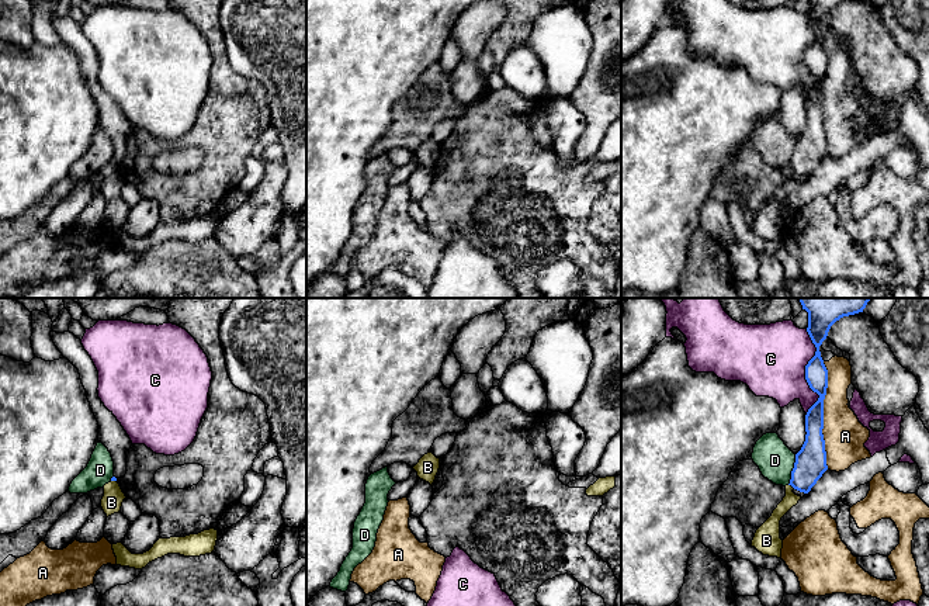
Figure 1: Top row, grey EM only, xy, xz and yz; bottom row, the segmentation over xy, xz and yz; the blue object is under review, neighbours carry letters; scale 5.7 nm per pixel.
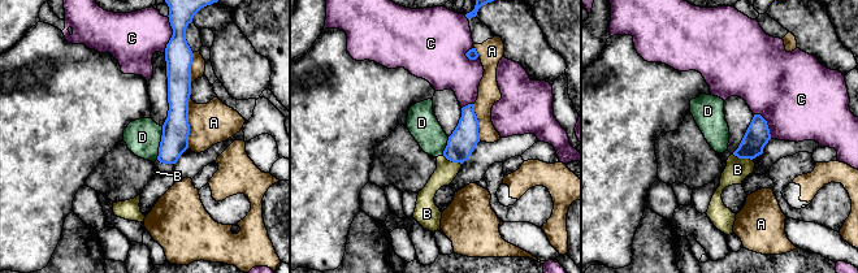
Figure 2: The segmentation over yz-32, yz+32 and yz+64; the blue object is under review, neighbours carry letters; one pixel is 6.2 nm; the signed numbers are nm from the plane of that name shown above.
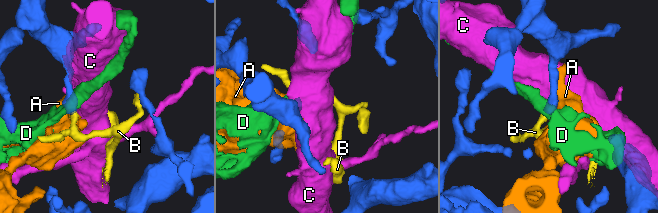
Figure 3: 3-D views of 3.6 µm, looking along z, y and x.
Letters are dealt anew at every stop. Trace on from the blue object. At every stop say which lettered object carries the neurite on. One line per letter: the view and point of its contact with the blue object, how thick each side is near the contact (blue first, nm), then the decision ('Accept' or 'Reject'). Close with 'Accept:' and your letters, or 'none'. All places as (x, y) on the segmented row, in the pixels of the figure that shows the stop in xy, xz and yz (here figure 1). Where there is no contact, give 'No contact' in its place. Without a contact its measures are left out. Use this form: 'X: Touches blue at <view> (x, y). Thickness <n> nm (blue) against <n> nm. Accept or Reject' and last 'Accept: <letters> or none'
A: Touches blue at yz (822, 415). Thickness 160 nm (blue) against 240 nm. Reject
B: Touches blue at yz (791, 485). Thickness 180 nm (blue) against 80 nm. Reject
C: Touches blue at yz (806, 373). Thickness 130 nm (blue) against 400 nm. Reject
D: Touches blue at yz (793, 470). Thickness 180 nm (blue) against 200 nm. Reject
Accept: none

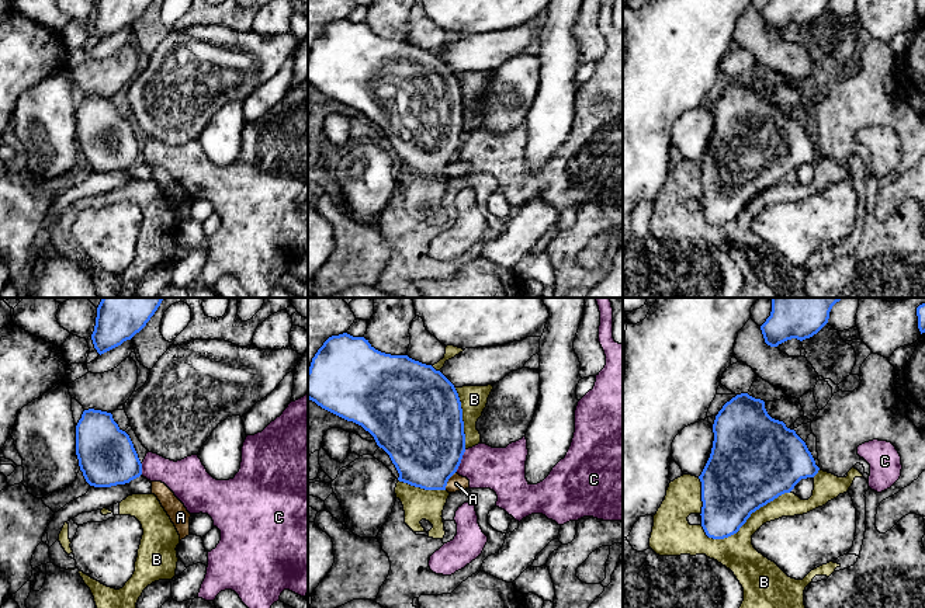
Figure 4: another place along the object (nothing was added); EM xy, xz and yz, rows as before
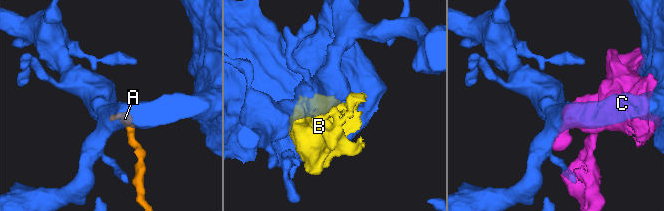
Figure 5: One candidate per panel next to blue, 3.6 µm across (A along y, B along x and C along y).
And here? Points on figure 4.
A: Touches blue at xz (447, 480). Thickness 440 nm (blue) against 90 nm. Accept
B: Touches blue at yz (745, 521). Thickness 400 nm (blue) against 200 nm. Reject
C: Touches blue at xz (460, 461). Thickness 460 nm (blue) against 260 nm. Reject
Accept: A

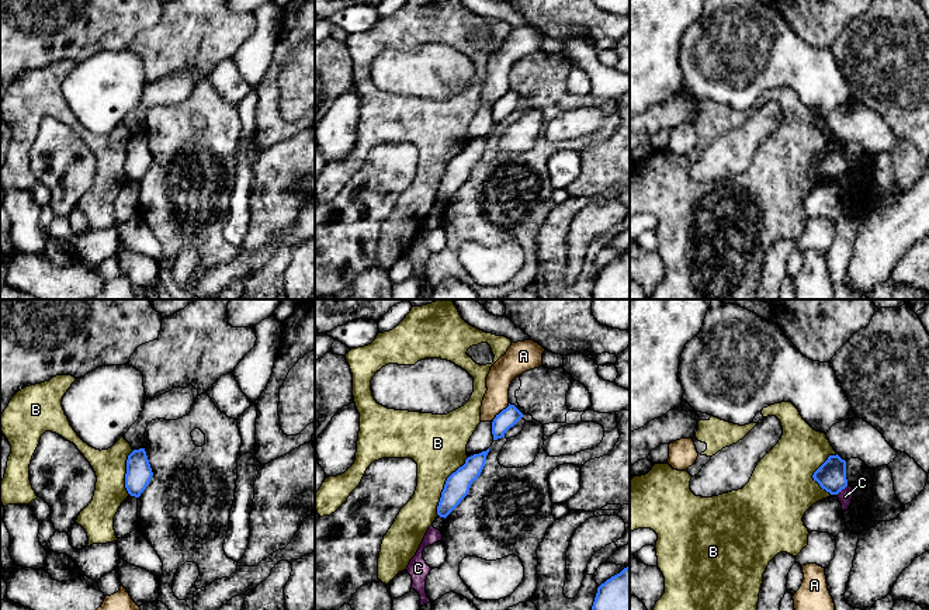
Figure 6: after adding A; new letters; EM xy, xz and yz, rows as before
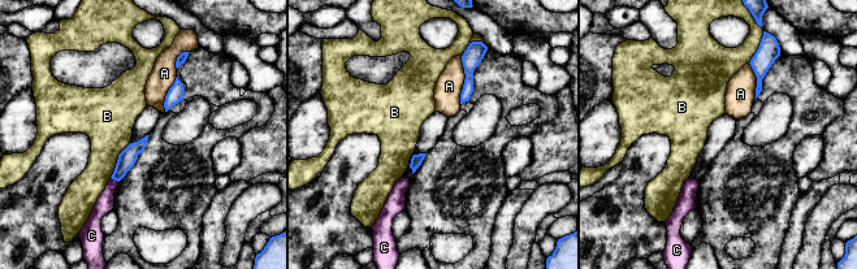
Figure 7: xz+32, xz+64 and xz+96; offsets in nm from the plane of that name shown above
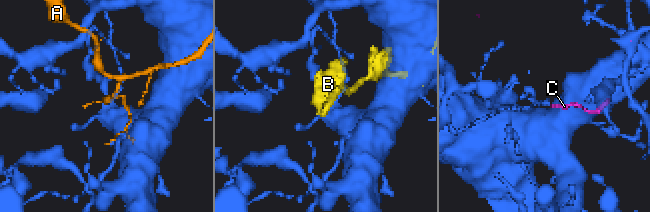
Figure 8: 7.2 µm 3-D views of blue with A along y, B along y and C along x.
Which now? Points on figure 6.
A: Touches blue at xz (499, 413). Thickness 110 nm (blue) against 150 nm. Reject
B: Touches blue at xz (444, 485). Thickness 140 nm (blue) against 340 nm. Reject
C: Touches blue at yz (841, 489). Thickness 170 nm (blue) against 90 nm. Reject
Accept: none

